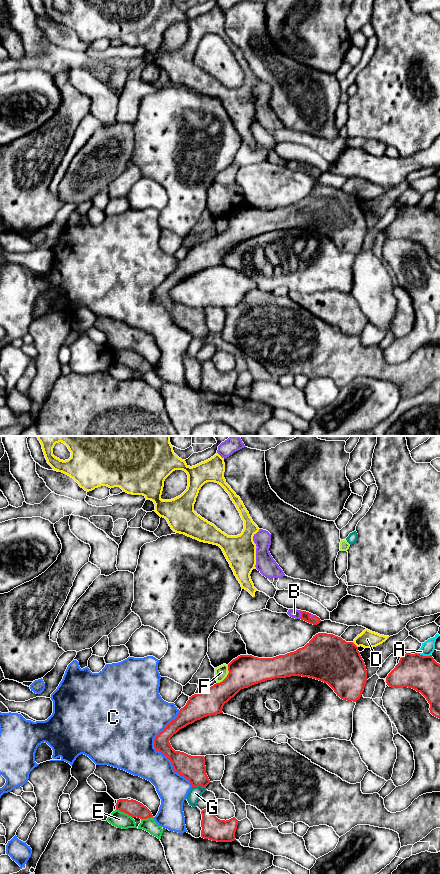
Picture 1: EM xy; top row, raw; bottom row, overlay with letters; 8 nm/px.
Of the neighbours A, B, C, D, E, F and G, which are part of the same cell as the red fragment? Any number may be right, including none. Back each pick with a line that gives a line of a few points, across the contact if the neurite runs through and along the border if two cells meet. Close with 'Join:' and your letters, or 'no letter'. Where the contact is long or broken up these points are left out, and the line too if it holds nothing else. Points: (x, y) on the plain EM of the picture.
B: line xy (305, 168), (301, 166), (294, 165)
Join: B

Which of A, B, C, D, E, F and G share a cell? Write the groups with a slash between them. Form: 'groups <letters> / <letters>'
groups A / B / C / D / E / F / G

